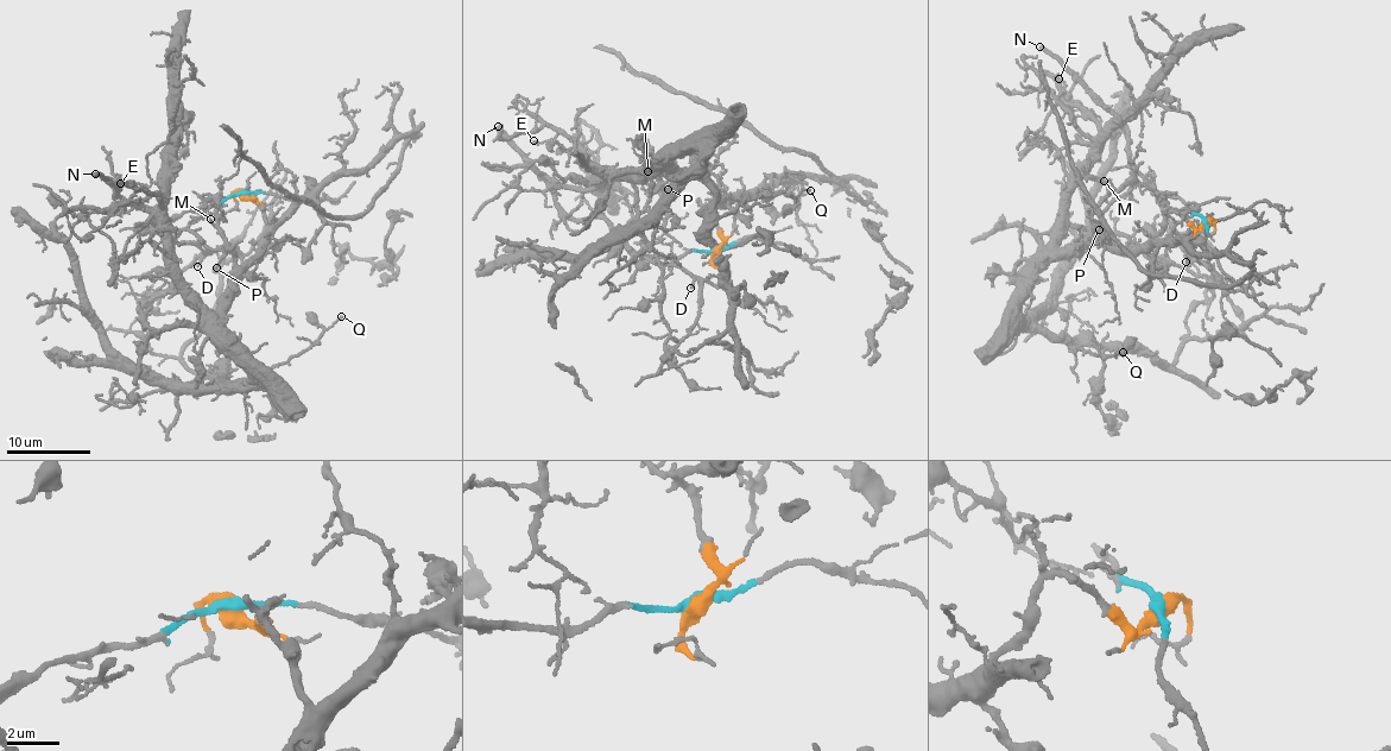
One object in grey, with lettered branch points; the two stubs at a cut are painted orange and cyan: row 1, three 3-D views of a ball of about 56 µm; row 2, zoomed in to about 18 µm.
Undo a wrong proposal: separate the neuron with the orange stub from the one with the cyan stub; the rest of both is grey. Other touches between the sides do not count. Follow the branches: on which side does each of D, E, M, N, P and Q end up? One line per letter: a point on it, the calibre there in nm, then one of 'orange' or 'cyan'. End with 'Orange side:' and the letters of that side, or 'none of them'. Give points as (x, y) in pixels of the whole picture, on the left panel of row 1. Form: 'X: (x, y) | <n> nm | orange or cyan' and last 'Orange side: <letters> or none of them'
D: (197, 266) | 140 nm | cyan
E: (120, 183) | 140 nm | orange
M: (210, 219) | 90 nm | orange
N: (95, 174) | 360 nm | cyan
P: (216, 267) | 100 nm | orange
Q: (341, 316) | 110 nm | orange
Orange side: E, M, P, Q

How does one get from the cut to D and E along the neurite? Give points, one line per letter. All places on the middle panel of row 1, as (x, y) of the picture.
D: (714, 251), (687, 252), (668, 259), (637, 256), (669, 262), (685, 271), (695, 279), (690, 288)
E: (716, 250), (724, 241), (713, 209), (724, 199), (691, 176), (661, 166), (608, 176), (561, 131), (532, 142)

